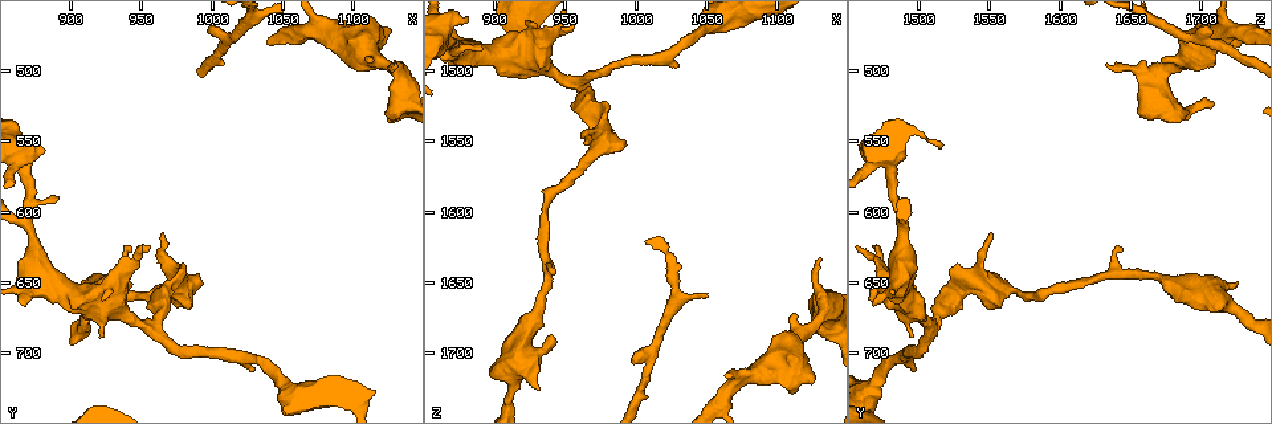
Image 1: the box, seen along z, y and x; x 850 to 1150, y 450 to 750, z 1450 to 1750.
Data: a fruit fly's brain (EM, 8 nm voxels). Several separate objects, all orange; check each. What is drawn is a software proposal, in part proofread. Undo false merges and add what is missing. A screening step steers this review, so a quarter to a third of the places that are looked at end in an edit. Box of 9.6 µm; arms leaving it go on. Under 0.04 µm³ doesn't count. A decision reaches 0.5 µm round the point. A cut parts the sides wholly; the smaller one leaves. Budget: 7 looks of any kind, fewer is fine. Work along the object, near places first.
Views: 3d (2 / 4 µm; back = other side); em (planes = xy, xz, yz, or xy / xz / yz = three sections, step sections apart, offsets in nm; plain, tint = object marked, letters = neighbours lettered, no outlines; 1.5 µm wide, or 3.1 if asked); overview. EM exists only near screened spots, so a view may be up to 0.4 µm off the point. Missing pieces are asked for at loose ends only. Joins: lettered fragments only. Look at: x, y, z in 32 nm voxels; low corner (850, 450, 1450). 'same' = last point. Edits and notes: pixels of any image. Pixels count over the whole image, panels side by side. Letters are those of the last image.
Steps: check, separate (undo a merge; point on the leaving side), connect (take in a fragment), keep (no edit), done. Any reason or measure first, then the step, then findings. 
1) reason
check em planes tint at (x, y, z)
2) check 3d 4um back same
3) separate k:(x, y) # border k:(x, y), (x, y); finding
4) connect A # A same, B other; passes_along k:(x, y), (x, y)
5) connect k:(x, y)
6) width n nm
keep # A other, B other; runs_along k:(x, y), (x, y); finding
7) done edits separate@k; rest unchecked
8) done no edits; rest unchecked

stops while still wide
check em planes letters at (898, 668, 1714)

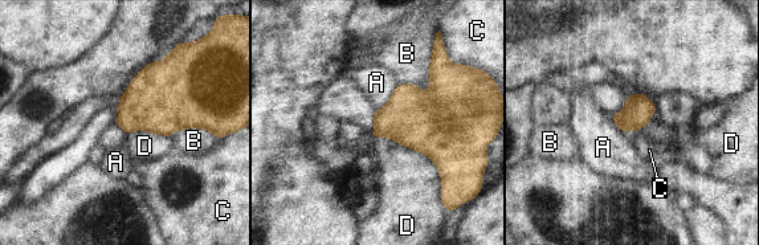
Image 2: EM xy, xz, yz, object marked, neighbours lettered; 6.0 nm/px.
keep # A other, B other, C other, D other; border 2:(375, 138), (425, 154), (441, 200); no lettered fragment goes on from it

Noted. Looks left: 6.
three-way junction
check 3d 4um at (868, 608, 1486)

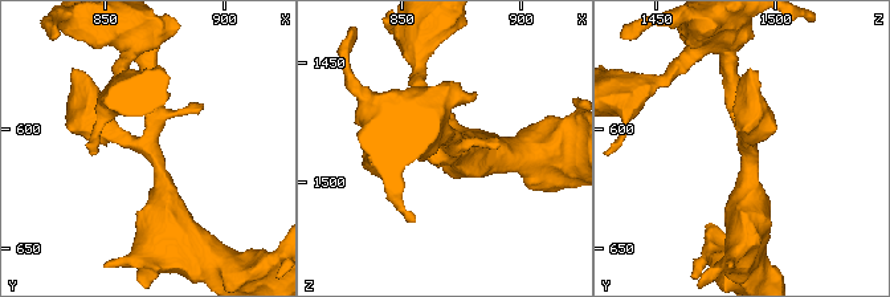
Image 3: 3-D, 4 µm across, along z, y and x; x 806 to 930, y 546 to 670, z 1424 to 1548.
need the tissue
check em planes tint at (868, 607, 1488)

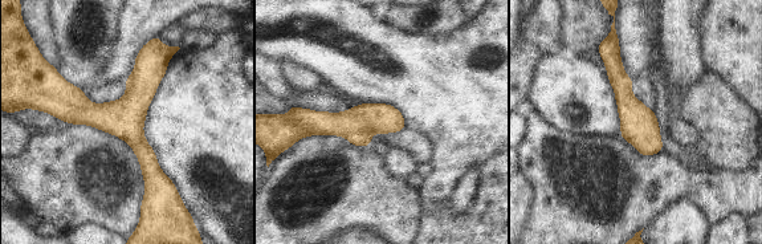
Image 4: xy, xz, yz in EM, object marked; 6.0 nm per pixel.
see the neighbours
check em planes letters same

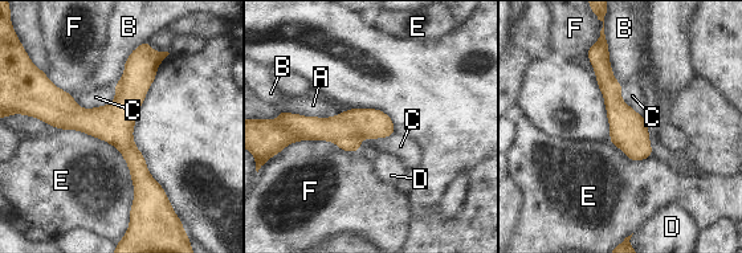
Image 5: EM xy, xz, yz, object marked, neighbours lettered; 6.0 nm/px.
width 220 nm
keep # A other, B other, C other, D other, E other, F other; continuous, no second neuron

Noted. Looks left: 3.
free end
check em planes letters at (998, 472, 1708)

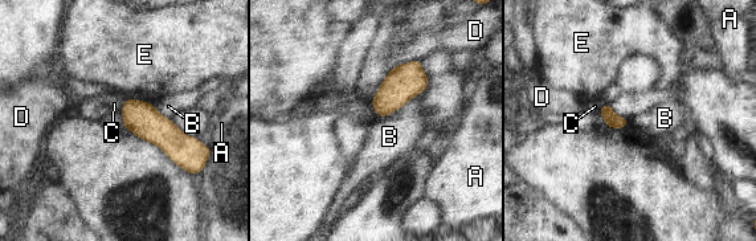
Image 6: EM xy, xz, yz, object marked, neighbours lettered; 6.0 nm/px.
keep # A other, B other, C other, D other, E other; border 6:(423, 90), (396, 110), (380, 118); no lettered fragment goes on from it

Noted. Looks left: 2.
done no edits; rest unchecked

